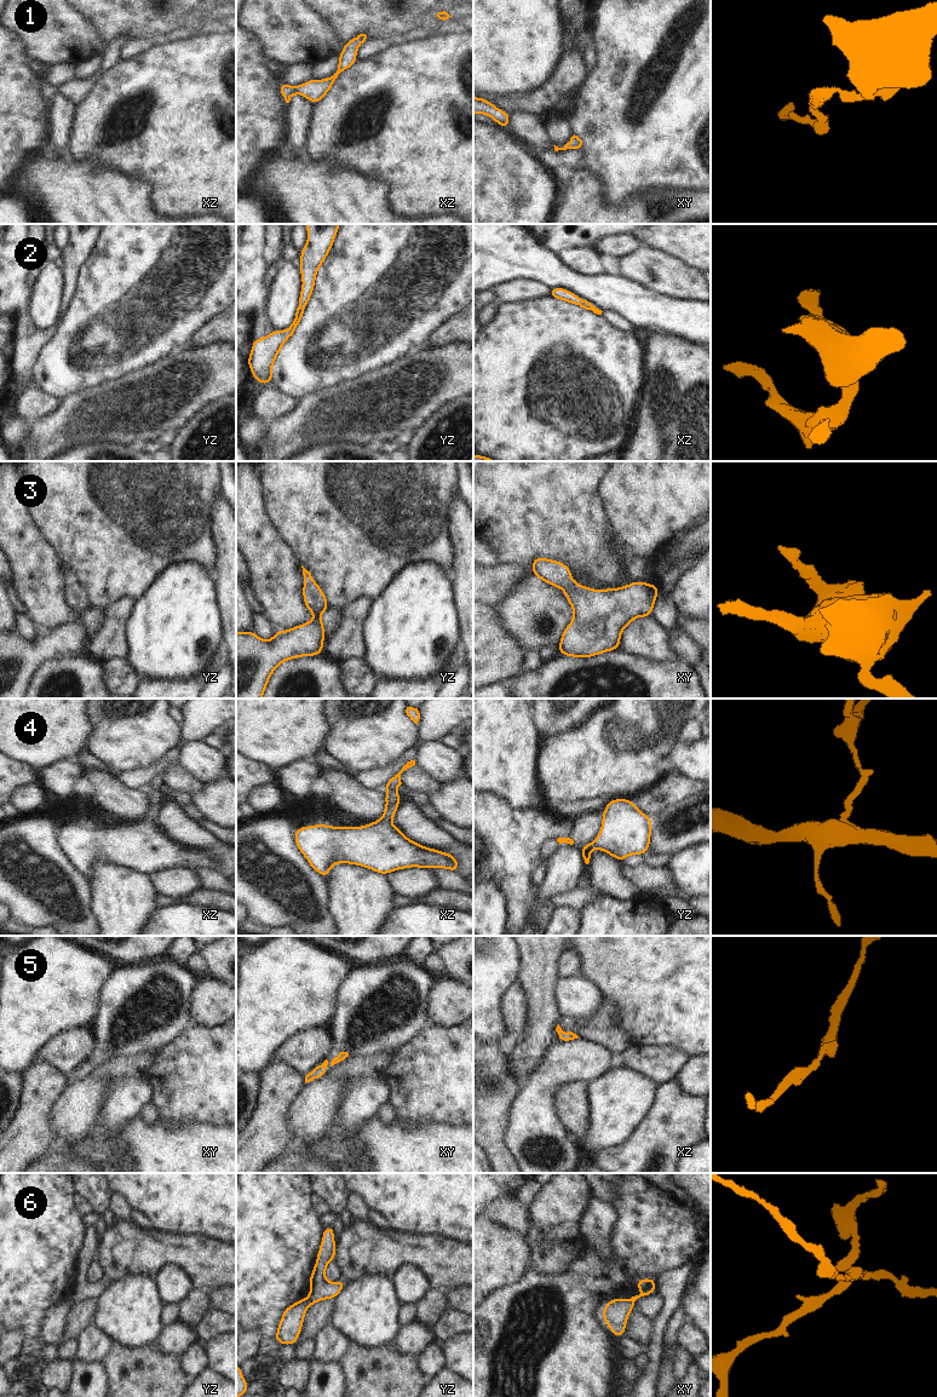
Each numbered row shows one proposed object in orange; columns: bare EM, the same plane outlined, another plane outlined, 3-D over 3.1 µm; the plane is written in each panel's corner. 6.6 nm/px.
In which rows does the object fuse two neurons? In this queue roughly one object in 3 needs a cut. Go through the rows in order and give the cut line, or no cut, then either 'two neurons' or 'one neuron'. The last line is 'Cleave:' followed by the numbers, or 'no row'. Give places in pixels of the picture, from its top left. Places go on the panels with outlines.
1: cut none; one neuron
2: cut none; one neuron
3: cut none; one neuron
4: cut none; one neuron
5: cut none; one neuron
6: cut yz (305, 1298), (311, 1304); two neurons
Cleave: 6

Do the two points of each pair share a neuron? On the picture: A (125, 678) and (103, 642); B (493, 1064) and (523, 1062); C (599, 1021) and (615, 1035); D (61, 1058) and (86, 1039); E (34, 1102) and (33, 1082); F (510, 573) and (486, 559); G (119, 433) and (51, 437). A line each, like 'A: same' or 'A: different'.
A: different
B: different
C: different
D: same
E: same
F: different
G: same

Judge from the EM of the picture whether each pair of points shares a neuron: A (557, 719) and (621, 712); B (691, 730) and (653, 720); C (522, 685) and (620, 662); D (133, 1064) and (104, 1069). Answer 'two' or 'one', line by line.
A: two
B: two
C: one
D: one

